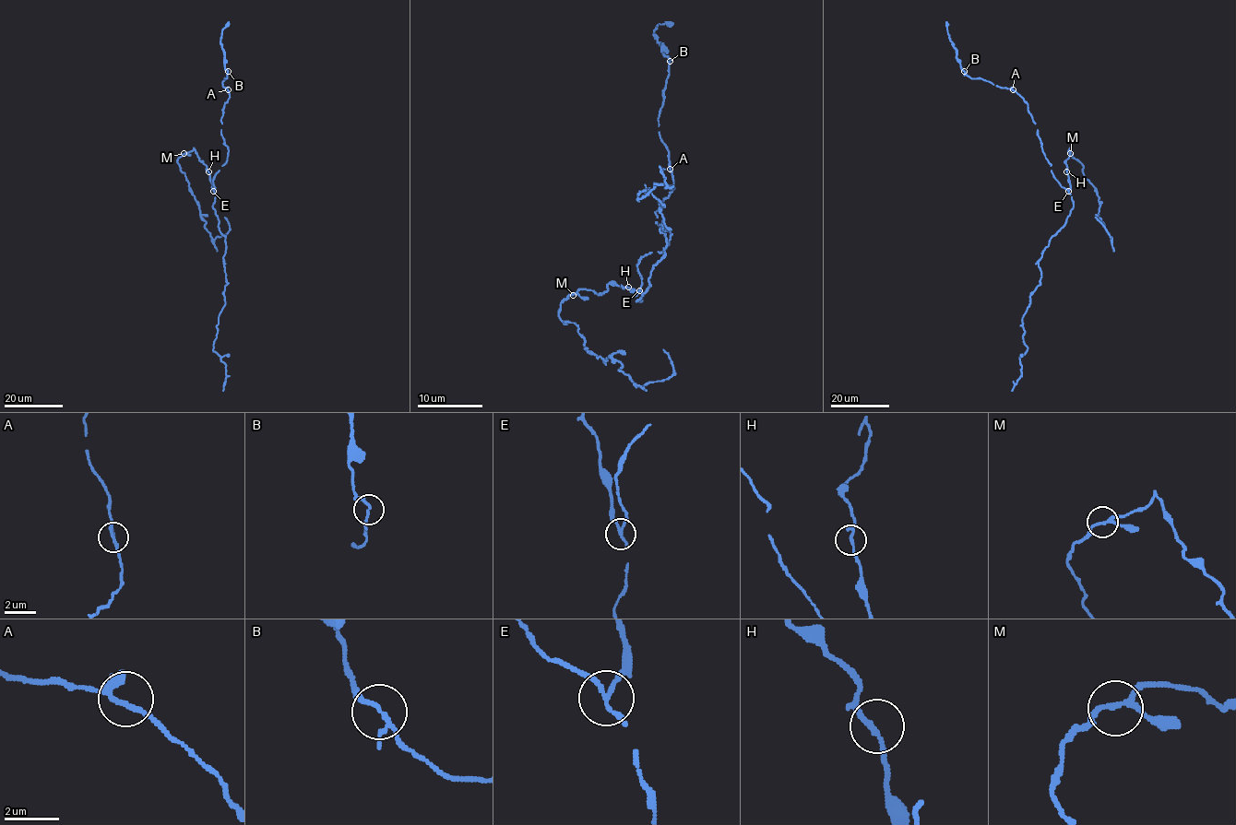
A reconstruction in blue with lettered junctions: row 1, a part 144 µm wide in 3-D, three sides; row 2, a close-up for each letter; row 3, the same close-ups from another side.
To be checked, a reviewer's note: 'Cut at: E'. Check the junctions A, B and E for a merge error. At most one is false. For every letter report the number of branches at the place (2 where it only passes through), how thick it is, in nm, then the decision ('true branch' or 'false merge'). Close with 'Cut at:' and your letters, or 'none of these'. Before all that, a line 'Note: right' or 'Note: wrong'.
Note: right
A: 3 branches meet; 150 nm thick; true branch
B: 3 branches meet; 130 nm thick; true branch
E: 3 branches meet; 140 nm thick; false merge
Cut at: E

